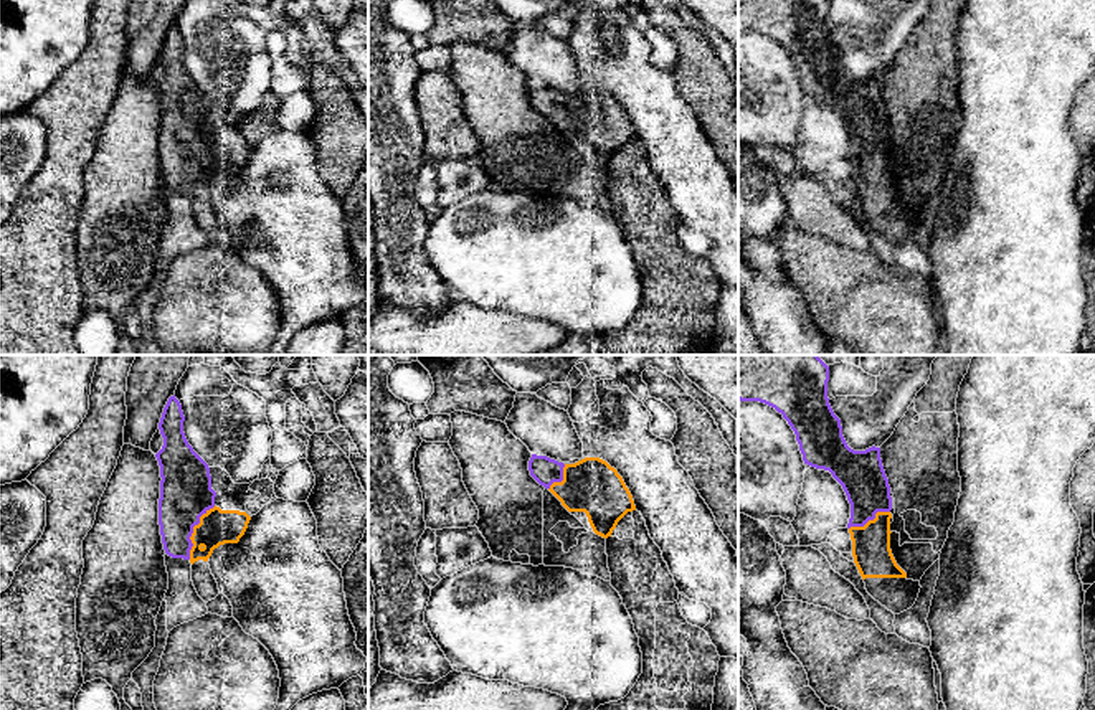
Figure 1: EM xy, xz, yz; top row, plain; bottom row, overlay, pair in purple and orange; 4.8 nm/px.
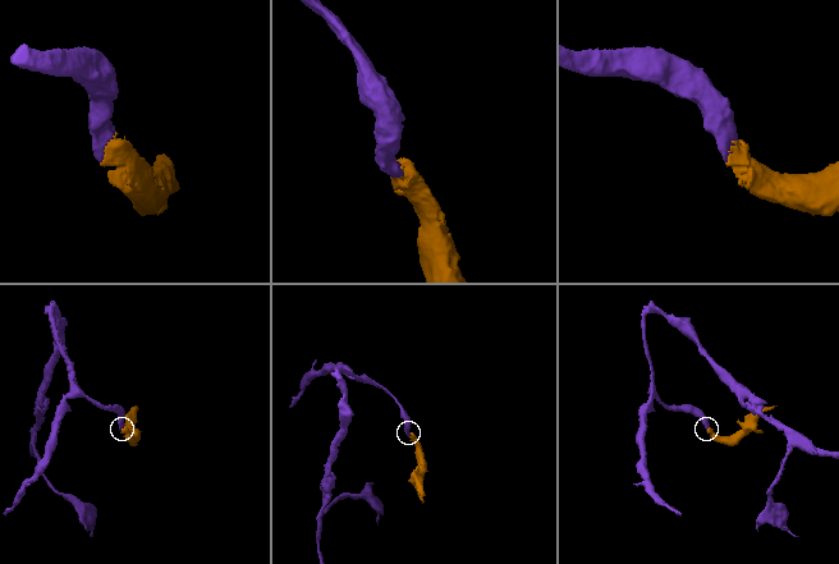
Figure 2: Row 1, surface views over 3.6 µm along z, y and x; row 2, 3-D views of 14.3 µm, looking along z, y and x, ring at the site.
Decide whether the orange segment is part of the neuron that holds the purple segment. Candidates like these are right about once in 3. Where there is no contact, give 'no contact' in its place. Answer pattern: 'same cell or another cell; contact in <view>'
same cell; contact in xy

